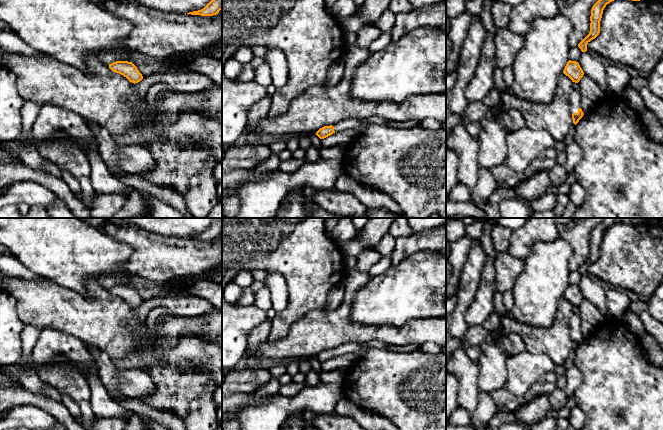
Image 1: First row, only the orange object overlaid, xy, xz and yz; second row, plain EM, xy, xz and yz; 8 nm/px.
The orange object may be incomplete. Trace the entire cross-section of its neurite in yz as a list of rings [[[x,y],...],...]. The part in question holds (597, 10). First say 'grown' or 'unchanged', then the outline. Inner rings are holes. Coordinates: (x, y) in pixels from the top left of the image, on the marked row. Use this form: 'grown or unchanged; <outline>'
unchanged; [[[598,0],[591,9],[590,16],[590,32],[589,34],[578,44],[578,47],[582,52],[587,51],[587,44],[595,39],[600,33],[600,21],[602,18],[603,10],[607,4],[614,0]]]

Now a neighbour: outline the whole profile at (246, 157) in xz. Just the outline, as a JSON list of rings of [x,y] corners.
[[[268,145],[231,146],[225,149],[222,173],[234,170],[250,170],[267,160],[272,154]]]

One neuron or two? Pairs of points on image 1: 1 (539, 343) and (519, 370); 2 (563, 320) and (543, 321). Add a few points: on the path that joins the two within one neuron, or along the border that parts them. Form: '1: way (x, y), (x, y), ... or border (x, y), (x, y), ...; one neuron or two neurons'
1: border (526, 349), (533, 353), (545, 353), (553, 362); two neurons
2: border (559, 299), (554, 320), (547, 328), (529, 326); two neurons

